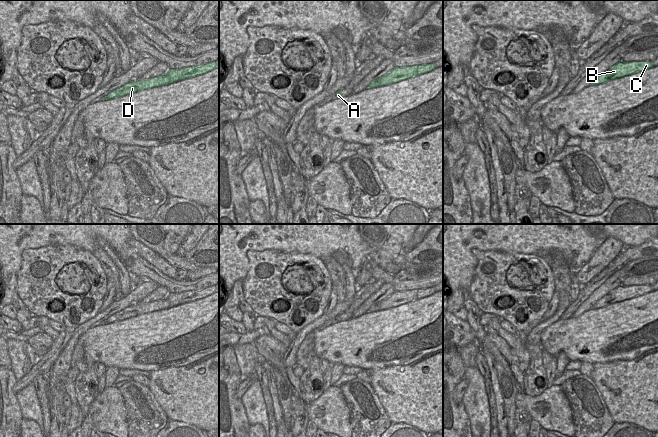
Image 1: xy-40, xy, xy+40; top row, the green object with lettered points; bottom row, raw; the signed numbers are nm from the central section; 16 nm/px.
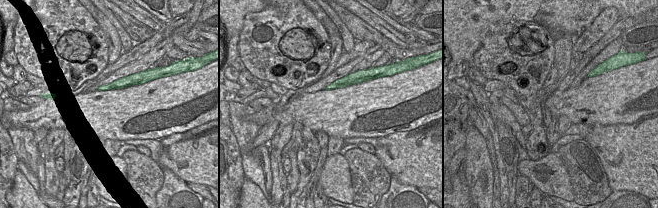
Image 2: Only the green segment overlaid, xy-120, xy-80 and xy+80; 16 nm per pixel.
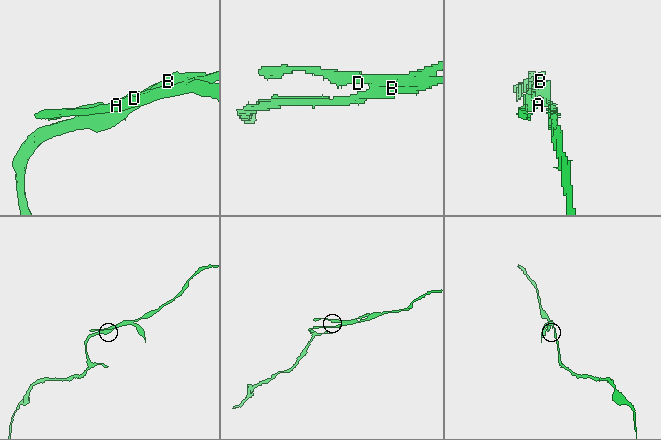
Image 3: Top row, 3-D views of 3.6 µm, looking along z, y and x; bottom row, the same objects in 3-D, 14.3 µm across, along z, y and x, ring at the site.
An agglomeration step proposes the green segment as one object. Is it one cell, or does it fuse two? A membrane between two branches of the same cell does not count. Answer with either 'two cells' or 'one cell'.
two cells

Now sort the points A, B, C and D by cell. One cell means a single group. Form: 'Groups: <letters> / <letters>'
Groups: A D / B C

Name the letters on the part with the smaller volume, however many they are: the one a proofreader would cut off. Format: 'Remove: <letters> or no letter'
Remove: A, D

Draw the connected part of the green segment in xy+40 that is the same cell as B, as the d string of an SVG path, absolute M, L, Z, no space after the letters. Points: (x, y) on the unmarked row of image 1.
M619 286L616 289L612 290L608 295L598 300L591 307L591 310L604 308L607 303L622 302L625 299L643 296L651 292L654 292L652 290L652 286L631 286L631 287Z

